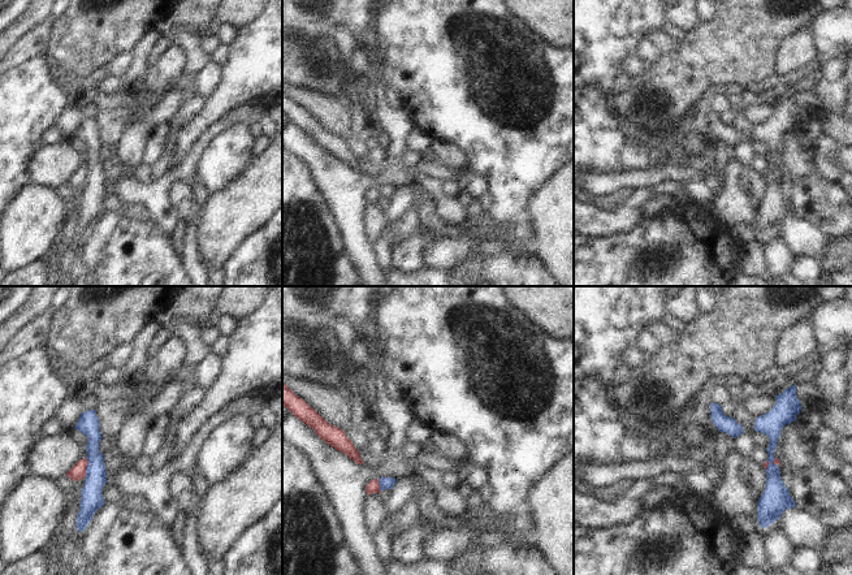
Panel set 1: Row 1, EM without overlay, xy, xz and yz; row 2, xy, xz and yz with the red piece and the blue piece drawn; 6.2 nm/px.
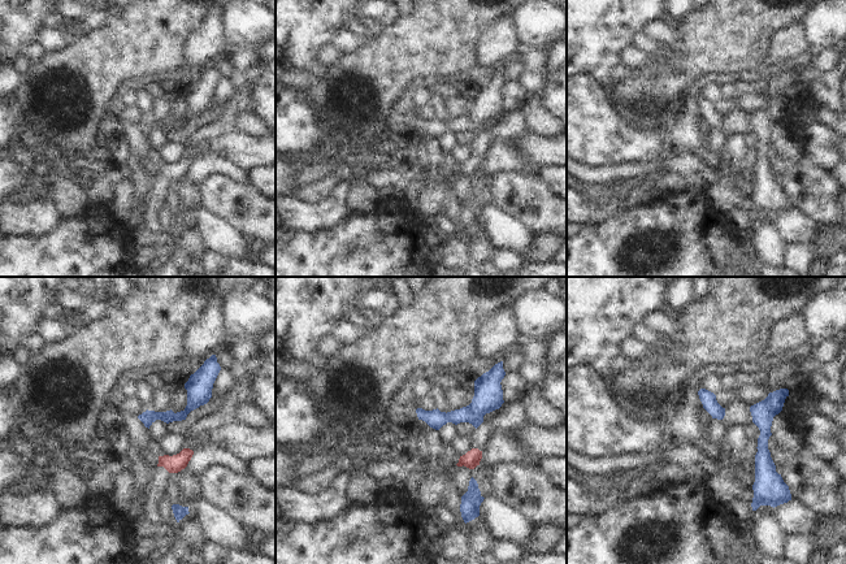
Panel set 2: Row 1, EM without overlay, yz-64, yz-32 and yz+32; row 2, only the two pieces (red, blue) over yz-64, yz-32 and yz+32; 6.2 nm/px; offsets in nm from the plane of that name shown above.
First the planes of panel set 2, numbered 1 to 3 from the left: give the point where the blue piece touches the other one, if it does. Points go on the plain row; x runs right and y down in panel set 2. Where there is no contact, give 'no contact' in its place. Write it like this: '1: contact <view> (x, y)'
1: no contact
2: no contact
3: no contact

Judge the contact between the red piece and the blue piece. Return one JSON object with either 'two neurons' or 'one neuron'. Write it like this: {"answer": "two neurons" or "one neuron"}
{"answer": "two neurons"}

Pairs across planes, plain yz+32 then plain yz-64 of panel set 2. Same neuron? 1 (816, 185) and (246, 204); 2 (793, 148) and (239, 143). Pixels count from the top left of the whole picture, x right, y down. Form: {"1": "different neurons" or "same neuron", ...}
{"1": "same neuron", "2": "different neurons"}

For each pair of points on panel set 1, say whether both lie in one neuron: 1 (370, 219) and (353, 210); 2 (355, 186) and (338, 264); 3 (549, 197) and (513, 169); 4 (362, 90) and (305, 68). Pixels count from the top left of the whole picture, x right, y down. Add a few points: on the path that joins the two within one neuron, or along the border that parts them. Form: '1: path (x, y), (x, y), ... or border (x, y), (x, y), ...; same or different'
1: border (368, 204), (363, 215), (363, 233), (371, 243); different
2: border (333, 219), (341, 246), (355, 272); different
3: border (559, 167), (535, 191), (523, 213); different
4: path (350, 78), (332, 78), (320, 70); same

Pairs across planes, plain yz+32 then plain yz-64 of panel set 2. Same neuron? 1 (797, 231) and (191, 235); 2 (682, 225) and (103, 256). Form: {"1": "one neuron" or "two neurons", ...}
{"1": "two neurons", "2": "one neuron"}

